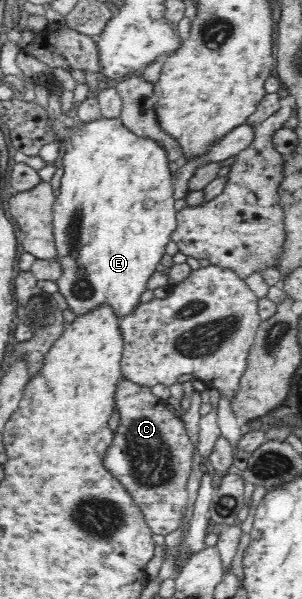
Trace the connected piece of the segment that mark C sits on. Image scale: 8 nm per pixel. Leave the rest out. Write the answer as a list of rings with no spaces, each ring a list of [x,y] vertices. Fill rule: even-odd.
[[[121,377],[115,394],[115,413],[119,413],[119,425],[113,435],[111,449],[107,449],[102,460],[102,466],[111,472],[130,493],[133,501],[143,512],[143,517],[152,533],[169,535],[179,529],[187,509],[187,481],[193,463],[195,447],[185,430],[181,418],[173,416],[165,408],[162,399],[155,396],[149,387],[136,385]]]

